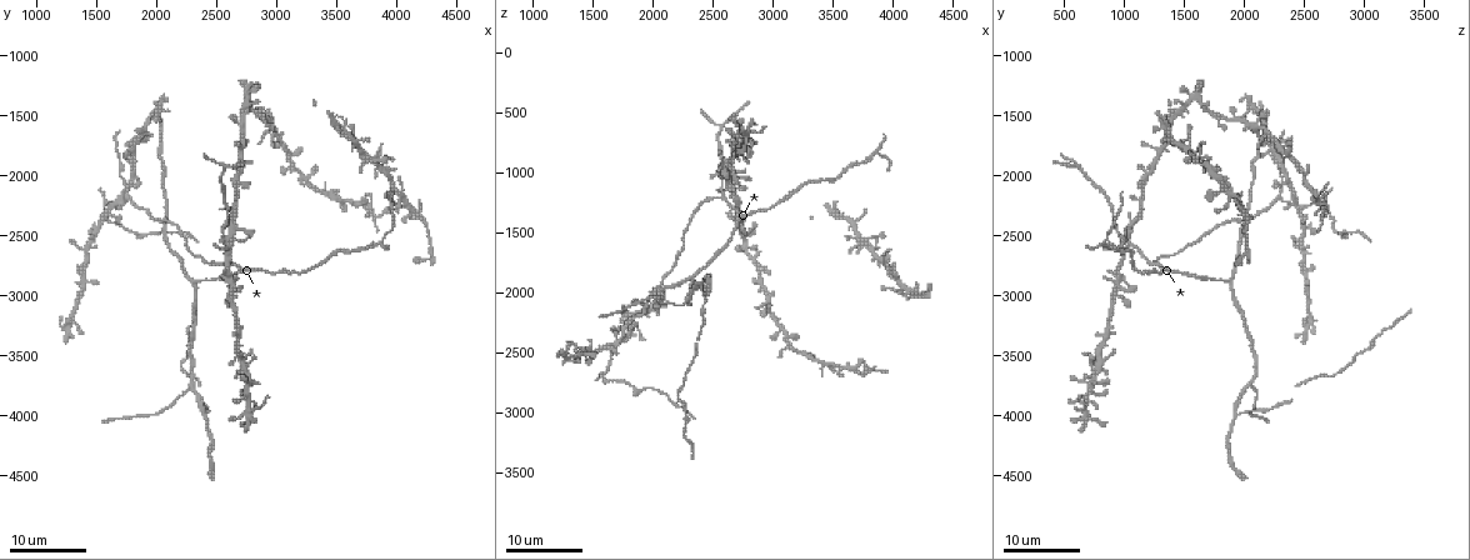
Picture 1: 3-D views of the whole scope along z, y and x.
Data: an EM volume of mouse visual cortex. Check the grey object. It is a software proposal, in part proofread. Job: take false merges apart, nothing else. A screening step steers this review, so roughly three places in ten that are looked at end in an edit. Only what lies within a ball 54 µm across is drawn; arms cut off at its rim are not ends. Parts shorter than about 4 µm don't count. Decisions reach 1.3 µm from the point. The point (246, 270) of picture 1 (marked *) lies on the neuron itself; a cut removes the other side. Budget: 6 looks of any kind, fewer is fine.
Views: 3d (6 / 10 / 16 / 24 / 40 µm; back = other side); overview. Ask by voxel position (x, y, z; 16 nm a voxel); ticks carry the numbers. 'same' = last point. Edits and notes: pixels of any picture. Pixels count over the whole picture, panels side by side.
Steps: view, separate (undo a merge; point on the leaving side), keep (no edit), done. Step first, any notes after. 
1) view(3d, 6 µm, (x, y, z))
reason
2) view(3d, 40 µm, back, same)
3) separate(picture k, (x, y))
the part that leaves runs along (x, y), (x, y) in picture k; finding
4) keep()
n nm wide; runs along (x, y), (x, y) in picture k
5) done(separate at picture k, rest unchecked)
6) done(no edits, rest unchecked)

view(3d, 16 µm, (2040, 2360, 1960))
four arms meet

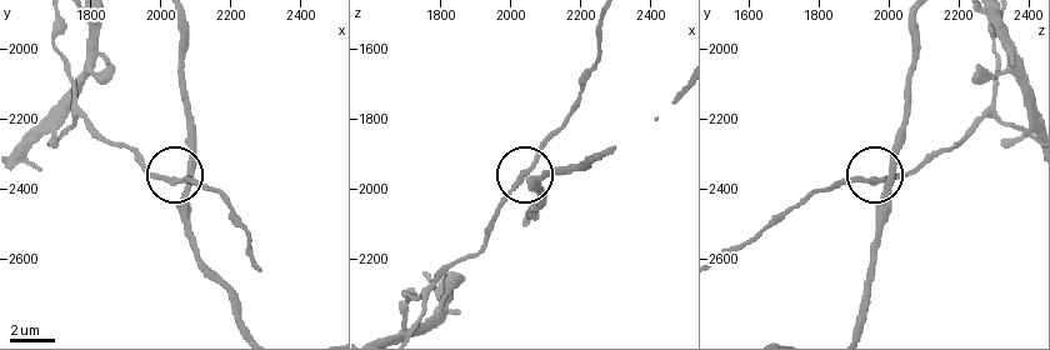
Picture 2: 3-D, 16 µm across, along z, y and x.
view(3d, 6 µm, (2040, 2380, 1960))
closer look

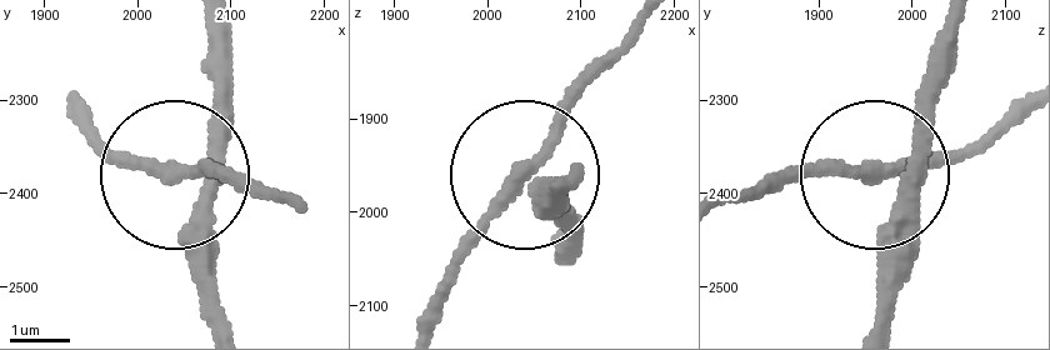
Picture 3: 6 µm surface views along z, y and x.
keep()
runs along (226, 320), (196, 200), (83, 131) in picture 3; continuous, no second neuron

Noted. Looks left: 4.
view(3d, 16 µm, (1760, 2200, 2300))
arms run side by side

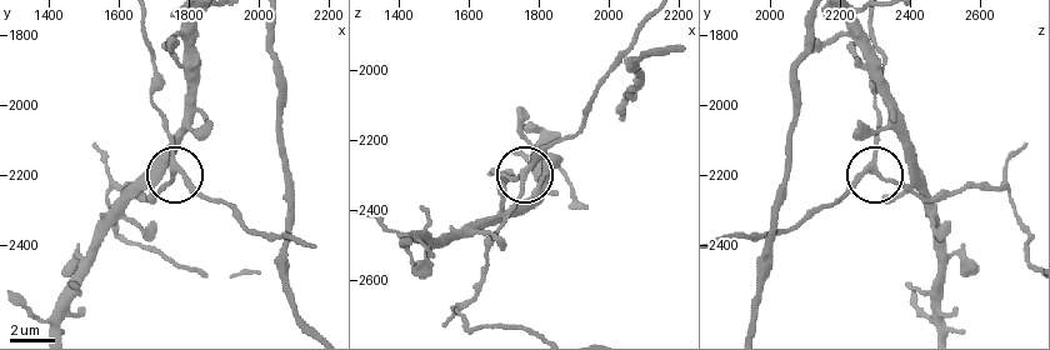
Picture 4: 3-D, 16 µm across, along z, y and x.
view(3d, 10 µm, (1750, 2200, 2310))

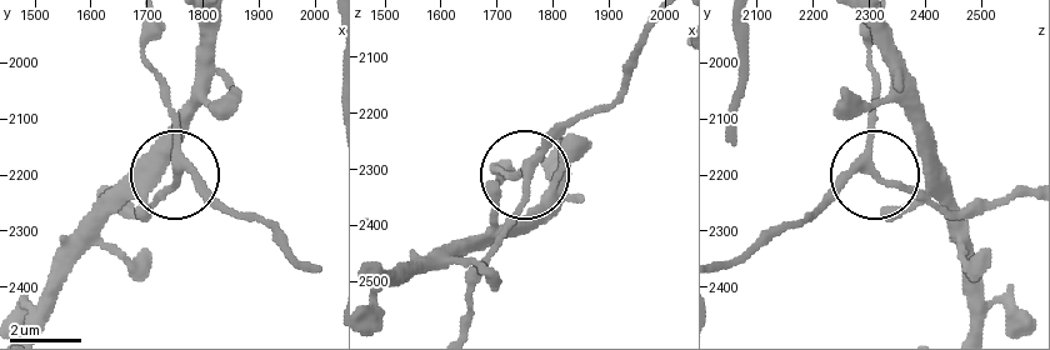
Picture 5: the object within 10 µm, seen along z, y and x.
keep()
4 arms; runs along (724, 264), (873, 171), (866, 120), (875, 88) in picture 5; continuous, no second neuron

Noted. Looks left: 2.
view(3d, 16 µm, (2420, 4020, 1920))
arms part here

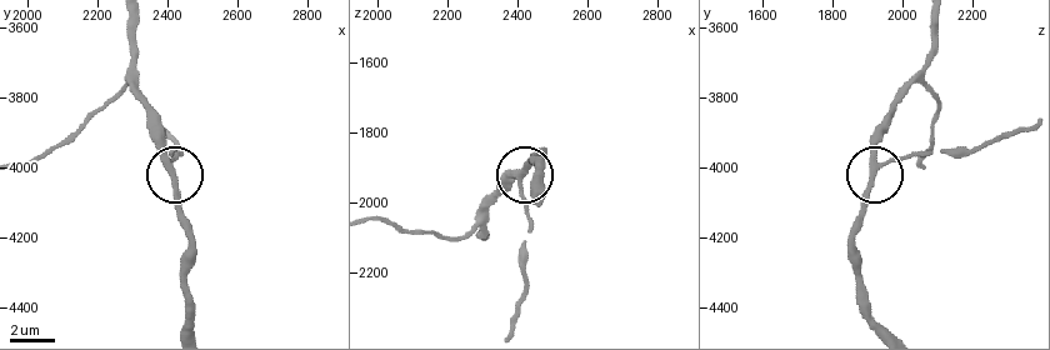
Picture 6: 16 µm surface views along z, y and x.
view(3d, 6 µm, (2410, 3990, 1940))
zoom in

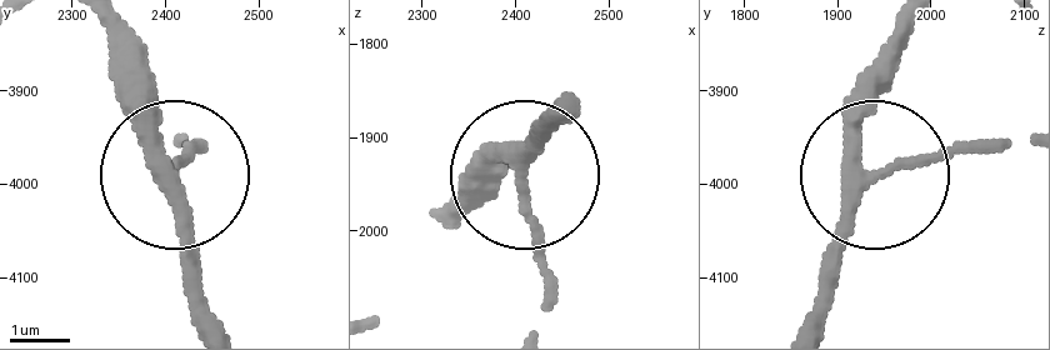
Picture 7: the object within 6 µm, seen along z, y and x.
keep()
3 arms; runs along (115, 28), (180, 191), (190, 306) in picture 7; continuous, no second neuron

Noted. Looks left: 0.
done(no edits, rest unchecked)

